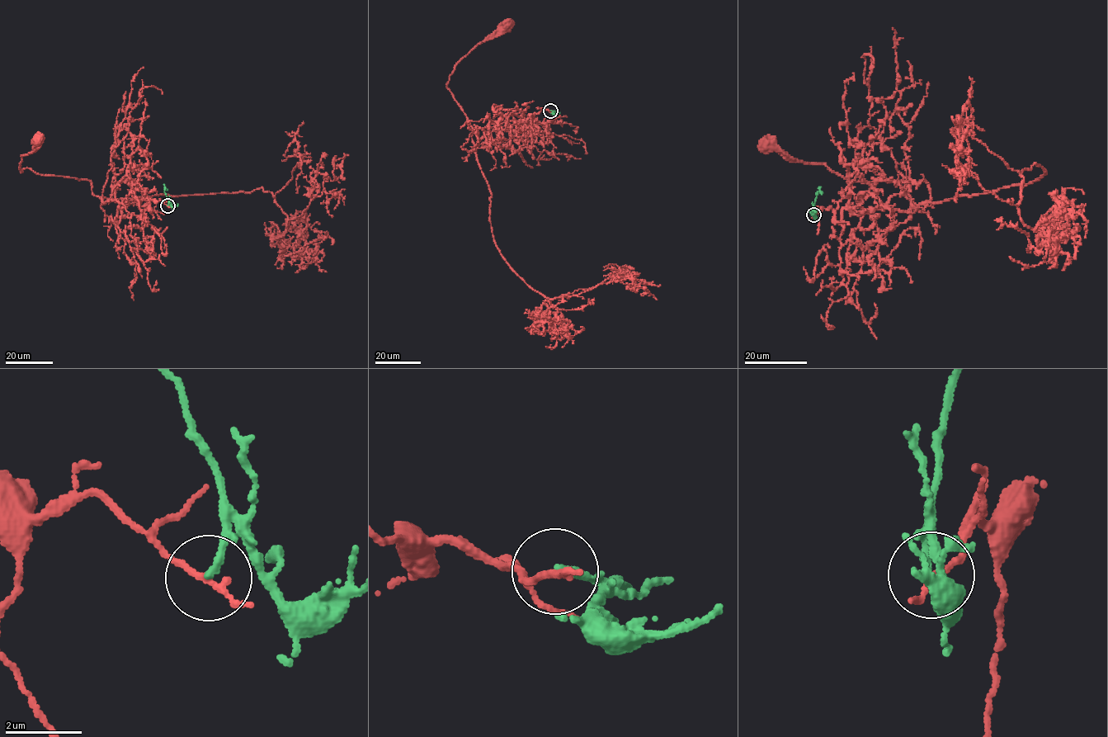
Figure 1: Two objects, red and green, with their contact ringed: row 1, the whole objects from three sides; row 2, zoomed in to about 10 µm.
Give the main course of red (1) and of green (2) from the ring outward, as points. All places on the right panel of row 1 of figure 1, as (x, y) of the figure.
1: (813, 215), (836, 208), (857, 177), (899, 210), (929, 200), (931, 188), (884, 175), (856, 181), (766, 145)
2: (813, 215), (821, 186)

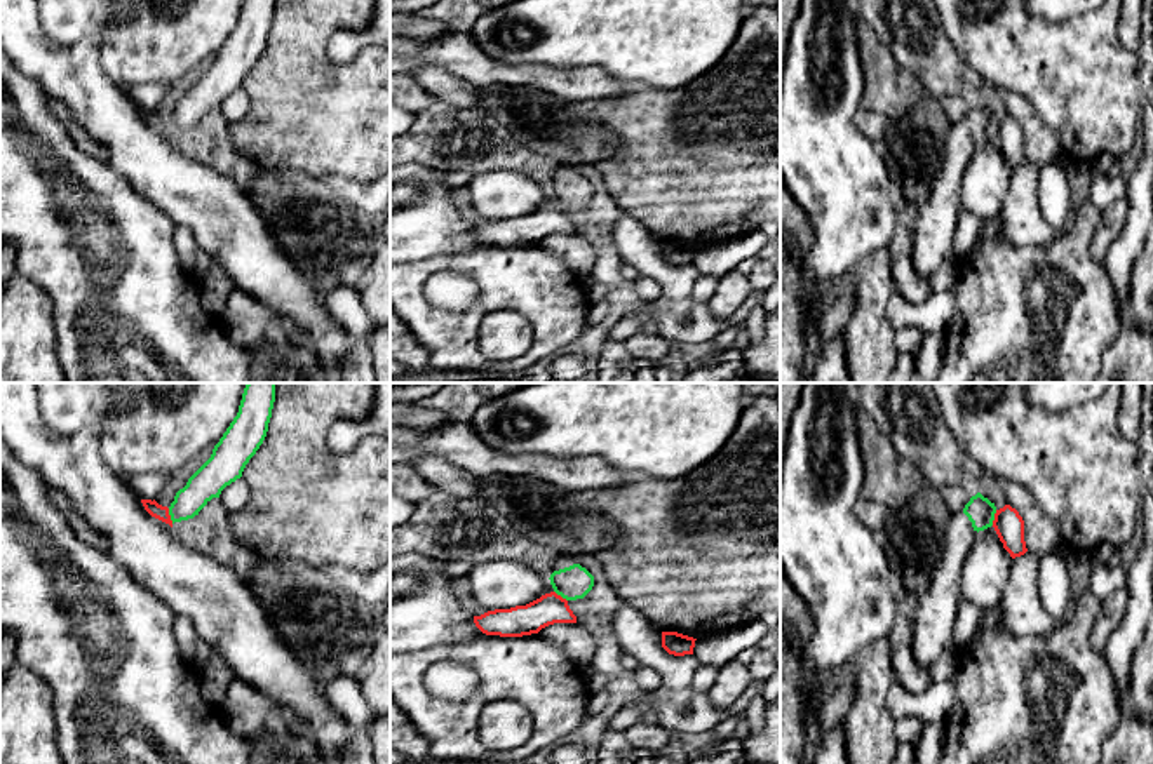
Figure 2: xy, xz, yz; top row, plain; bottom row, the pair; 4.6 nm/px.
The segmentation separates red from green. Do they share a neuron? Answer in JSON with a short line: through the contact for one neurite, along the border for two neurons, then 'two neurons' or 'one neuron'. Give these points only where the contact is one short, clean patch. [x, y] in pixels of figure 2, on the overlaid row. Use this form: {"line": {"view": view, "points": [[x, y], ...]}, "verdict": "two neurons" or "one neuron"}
{"line": {"view": "xy", "points": [[168, 509], [173, 522]]}, "verdict": "two neurons"}

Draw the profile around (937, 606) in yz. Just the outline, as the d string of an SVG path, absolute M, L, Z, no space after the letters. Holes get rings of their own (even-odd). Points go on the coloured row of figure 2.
M977 493L961 512L949 519L930 583L916 600L913 658L921 668L935 663L946 649L954 646L961 567L977 533L993 526L995 513L995 503Z

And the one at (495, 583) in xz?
M486 560L467 574L472 597L486 609L526 606L554 592L550 580L517 560Z

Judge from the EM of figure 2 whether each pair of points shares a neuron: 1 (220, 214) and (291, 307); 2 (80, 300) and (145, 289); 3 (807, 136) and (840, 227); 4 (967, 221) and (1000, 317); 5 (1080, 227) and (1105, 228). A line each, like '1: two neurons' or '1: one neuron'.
1: one neuron
2: one neuron
3: one neuron
4: two neurons
5: two neurons

